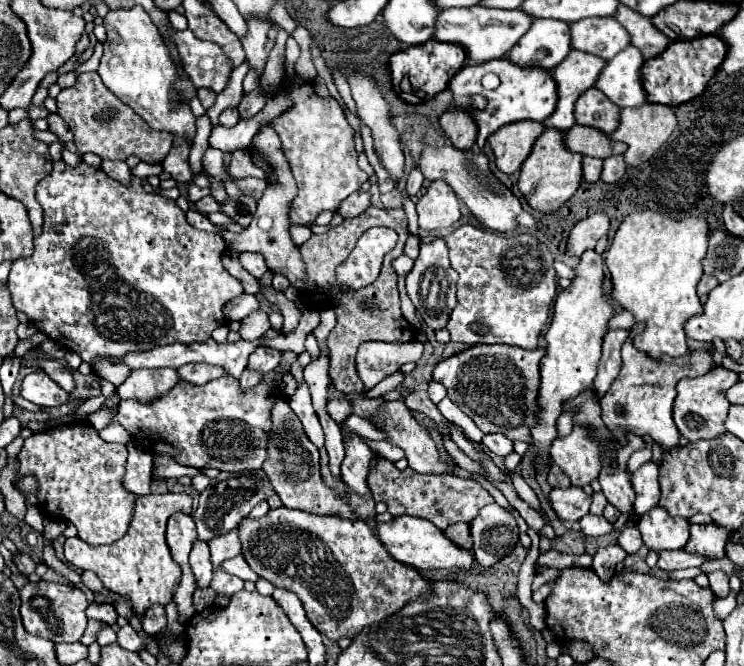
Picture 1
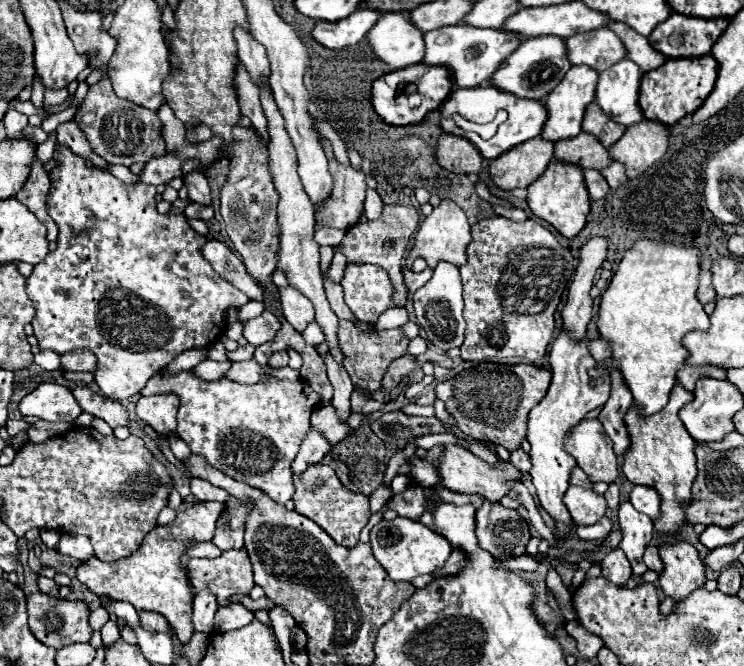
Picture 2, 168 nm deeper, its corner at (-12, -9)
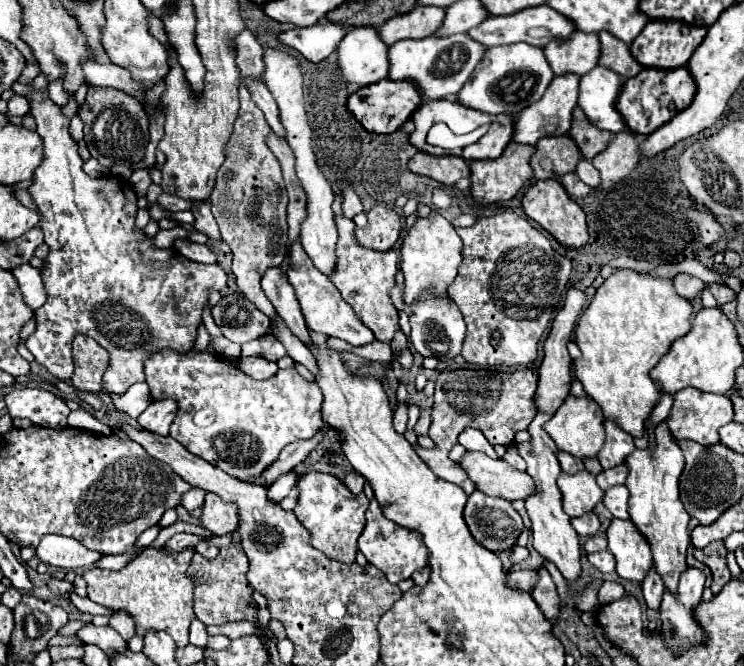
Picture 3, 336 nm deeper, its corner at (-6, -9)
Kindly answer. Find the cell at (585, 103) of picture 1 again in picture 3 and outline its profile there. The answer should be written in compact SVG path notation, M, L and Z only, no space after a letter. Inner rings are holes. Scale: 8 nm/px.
M574 108L574 112L572 112L572 126L570 126L568 136L576 142L582 158L586 158L586 160L592 160L596 154L600 154L612 138L610 132L594 128L594 124L590 124L586 120L586 116L582 114L580 108Z

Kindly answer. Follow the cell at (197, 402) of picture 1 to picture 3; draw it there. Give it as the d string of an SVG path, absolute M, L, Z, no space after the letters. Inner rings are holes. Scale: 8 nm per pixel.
M162 348L162 352L156 352L148 360L144 360L144 374L152 398L172 398L178 402L178 414L170 426L170 436L178 440L188 452L210 460L210 464L222 468L224 472L230 472L230 476L240 480L260 476L278 458L284 446L288 446L290 442L308 440L324 426L320 414L322 392L318 384L302 378L294 366L278 370L268 380L254 380L234 364L224 362L208 350L190 350L186 354L180 354L172 348Z

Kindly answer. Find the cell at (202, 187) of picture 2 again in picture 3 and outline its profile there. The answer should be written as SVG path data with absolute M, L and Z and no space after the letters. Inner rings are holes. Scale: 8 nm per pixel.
M192 204L192 214L194 214L194 228L196 232L206 234L210 240L220 240L218 224L210 212L210 204Z

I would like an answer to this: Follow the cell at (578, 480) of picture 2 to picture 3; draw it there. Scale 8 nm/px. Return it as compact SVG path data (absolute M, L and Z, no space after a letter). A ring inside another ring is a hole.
M558 450L558 462L560 462L560 466L562 466L562 470L564 472L570 472L570 474L574 474L574 472L578 472L578 470L582 470L584 466L582 466L582 462L578 460L578 458L574 458L574 456L570 456L570 454L566 454L566 452L562 452L562 450Z

